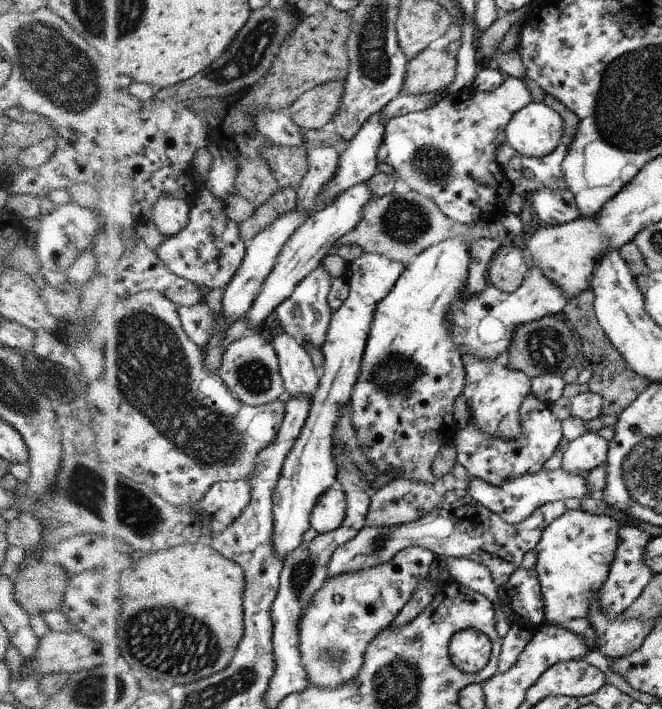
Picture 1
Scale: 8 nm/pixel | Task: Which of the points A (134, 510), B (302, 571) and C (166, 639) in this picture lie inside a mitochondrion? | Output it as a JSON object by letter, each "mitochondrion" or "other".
{"A":"mitochondrion","B":"mitochondrion","C":"mitochondrion"}

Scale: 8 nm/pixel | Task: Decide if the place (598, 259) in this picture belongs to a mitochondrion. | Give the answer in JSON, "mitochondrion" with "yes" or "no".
{"mitochondrion":"no"}

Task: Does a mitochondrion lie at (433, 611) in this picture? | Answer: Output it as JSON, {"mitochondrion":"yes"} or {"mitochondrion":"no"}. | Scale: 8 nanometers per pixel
{"mitochondrion":"no"}

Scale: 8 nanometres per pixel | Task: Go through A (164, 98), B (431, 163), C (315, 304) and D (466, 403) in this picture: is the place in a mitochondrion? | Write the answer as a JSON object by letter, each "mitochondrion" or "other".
{"A":"other","B":"mitochondrion","C":"other","D":"other"}

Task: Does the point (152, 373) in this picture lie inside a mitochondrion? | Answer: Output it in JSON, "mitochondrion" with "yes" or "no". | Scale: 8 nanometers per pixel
{"mitochondrion":"yes"}

